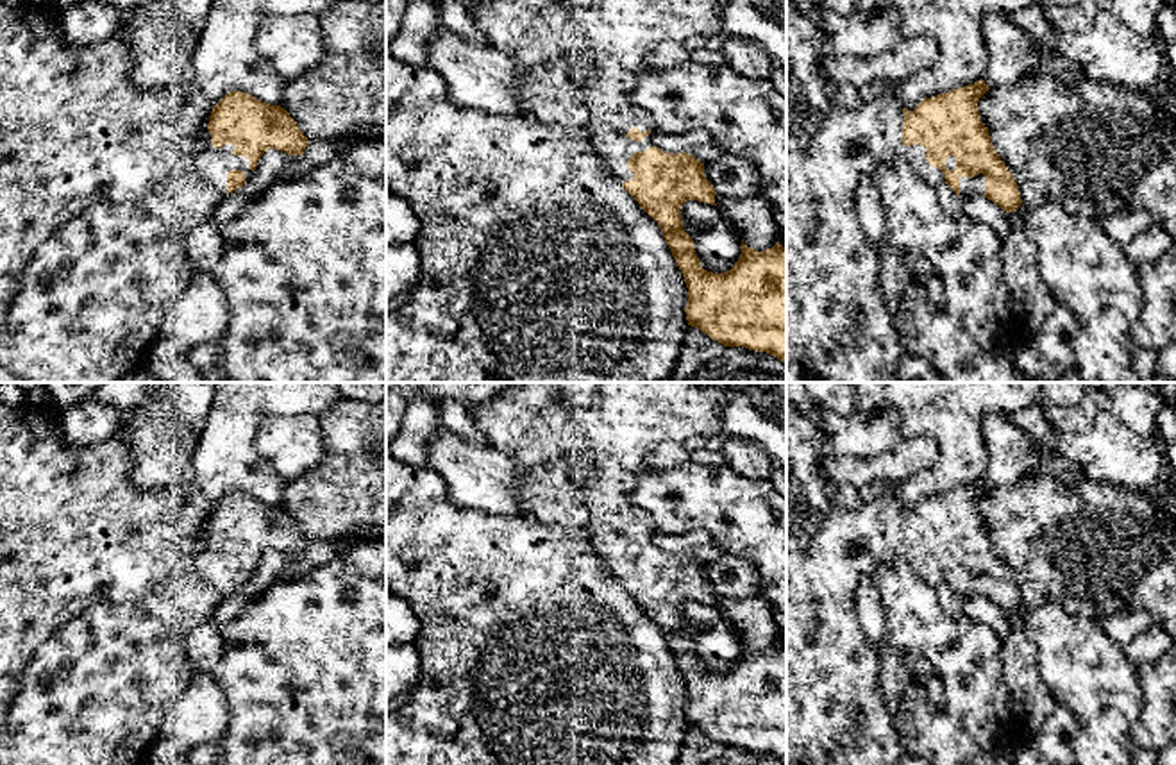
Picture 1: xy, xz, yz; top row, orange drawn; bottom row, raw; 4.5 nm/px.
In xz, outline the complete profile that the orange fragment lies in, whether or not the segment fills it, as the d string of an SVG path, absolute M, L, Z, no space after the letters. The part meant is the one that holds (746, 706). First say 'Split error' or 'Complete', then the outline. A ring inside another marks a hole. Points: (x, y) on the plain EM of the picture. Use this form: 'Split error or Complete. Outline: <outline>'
Split error. Outline: M626 513L611 518L609 534L590 536L588 543L658 622L688 688L688 726L724 747L767 752L786 765L786 649L777 642L758 652L742 640L740 660L731 670L708 672L679 613L688 601L717 606L717 593L758 595L756 567L729 554L706 565L686 552L668 554L654 545L654 533L649 513Z

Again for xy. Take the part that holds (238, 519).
Split error. Outline: M243 492L227 493L213 508L207 531L189 570L222 597L252 579L266 551L302 556L309 542L286 509Z

